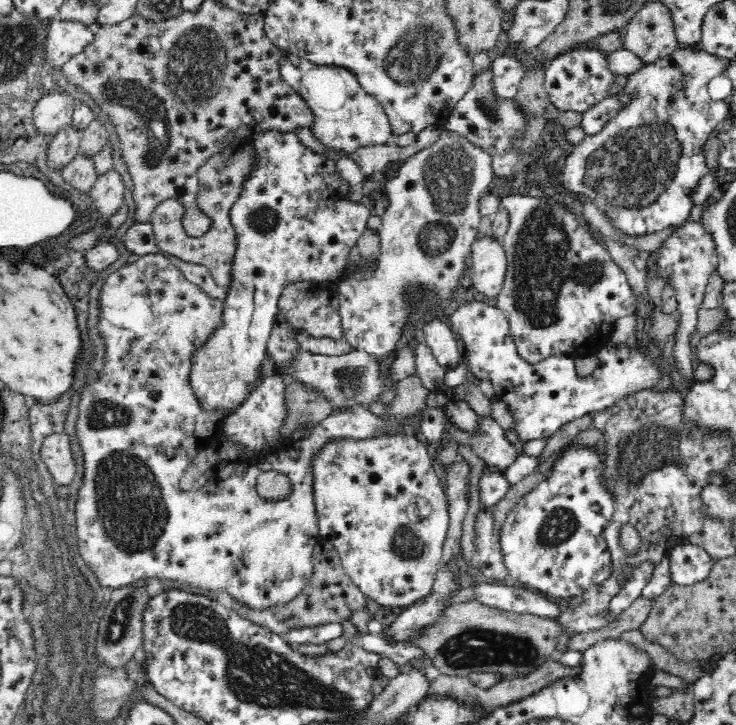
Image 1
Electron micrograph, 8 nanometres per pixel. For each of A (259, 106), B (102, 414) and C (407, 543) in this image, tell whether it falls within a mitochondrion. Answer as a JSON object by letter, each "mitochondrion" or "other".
{"A":"other","B":"mitochondrion","C":"mitochondrion"}

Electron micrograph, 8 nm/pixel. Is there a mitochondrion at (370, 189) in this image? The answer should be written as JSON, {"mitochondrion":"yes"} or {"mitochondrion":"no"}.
{"mitochondrion":"no"}

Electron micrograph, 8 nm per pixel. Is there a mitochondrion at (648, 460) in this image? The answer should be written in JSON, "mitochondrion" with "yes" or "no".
{"mitochondrion":"yes"}

